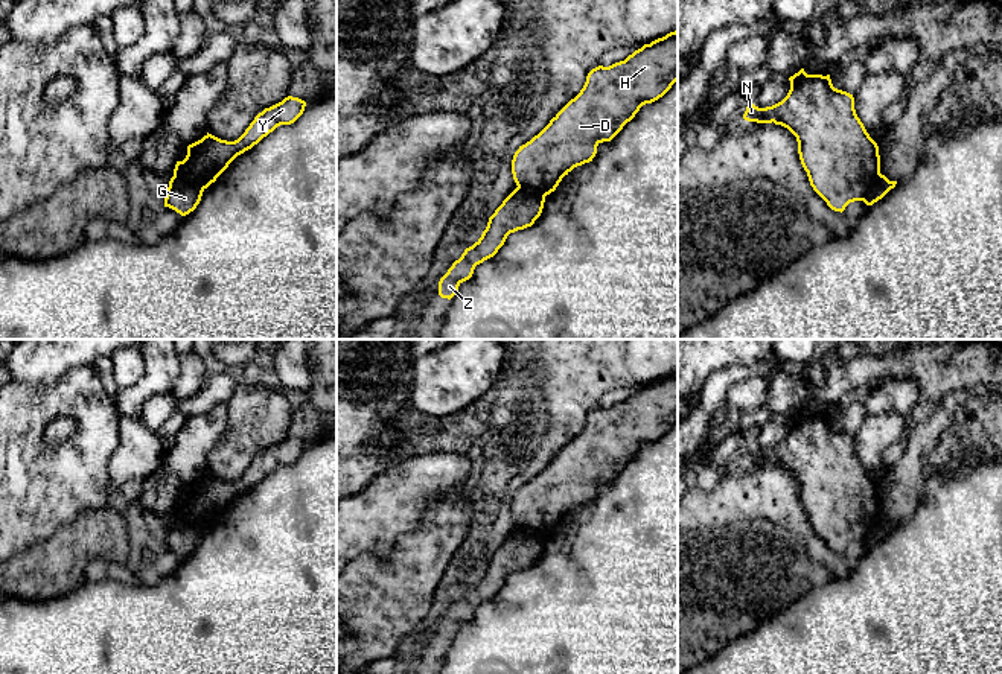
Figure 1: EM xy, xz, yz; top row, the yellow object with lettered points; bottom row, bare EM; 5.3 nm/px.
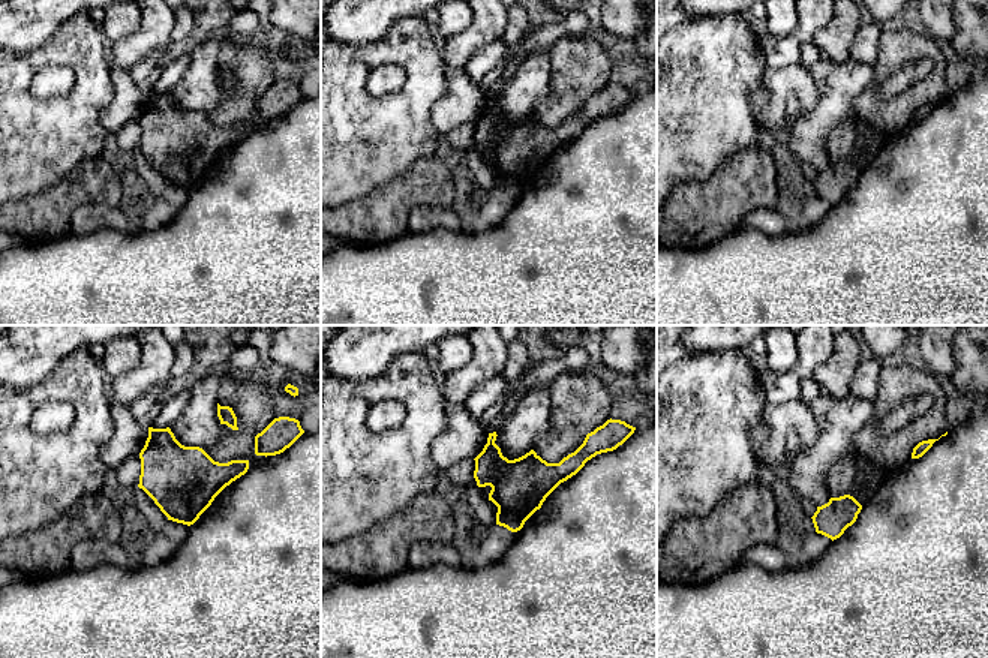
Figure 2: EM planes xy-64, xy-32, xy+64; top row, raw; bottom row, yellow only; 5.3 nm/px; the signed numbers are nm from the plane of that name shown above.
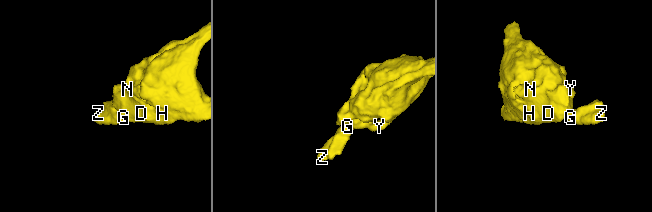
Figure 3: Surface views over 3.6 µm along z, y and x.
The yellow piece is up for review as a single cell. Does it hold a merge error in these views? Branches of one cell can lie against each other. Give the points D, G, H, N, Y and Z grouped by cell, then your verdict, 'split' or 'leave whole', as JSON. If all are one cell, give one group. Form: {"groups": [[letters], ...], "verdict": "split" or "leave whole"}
{"groups": [["D", "H", "N", "Y"], ["G", "Z"]], "verdict": "split"}

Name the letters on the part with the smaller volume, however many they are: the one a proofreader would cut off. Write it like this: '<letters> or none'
G, Z

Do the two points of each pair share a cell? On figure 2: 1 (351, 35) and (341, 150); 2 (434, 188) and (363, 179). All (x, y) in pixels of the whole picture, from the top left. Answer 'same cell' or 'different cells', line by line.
1: different cells
2: different cells

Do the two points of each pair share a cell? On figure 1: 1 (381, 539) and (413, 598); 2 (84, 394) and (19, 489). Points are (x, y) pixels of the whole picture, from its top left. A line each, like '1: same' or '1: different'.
1: different
2: same

